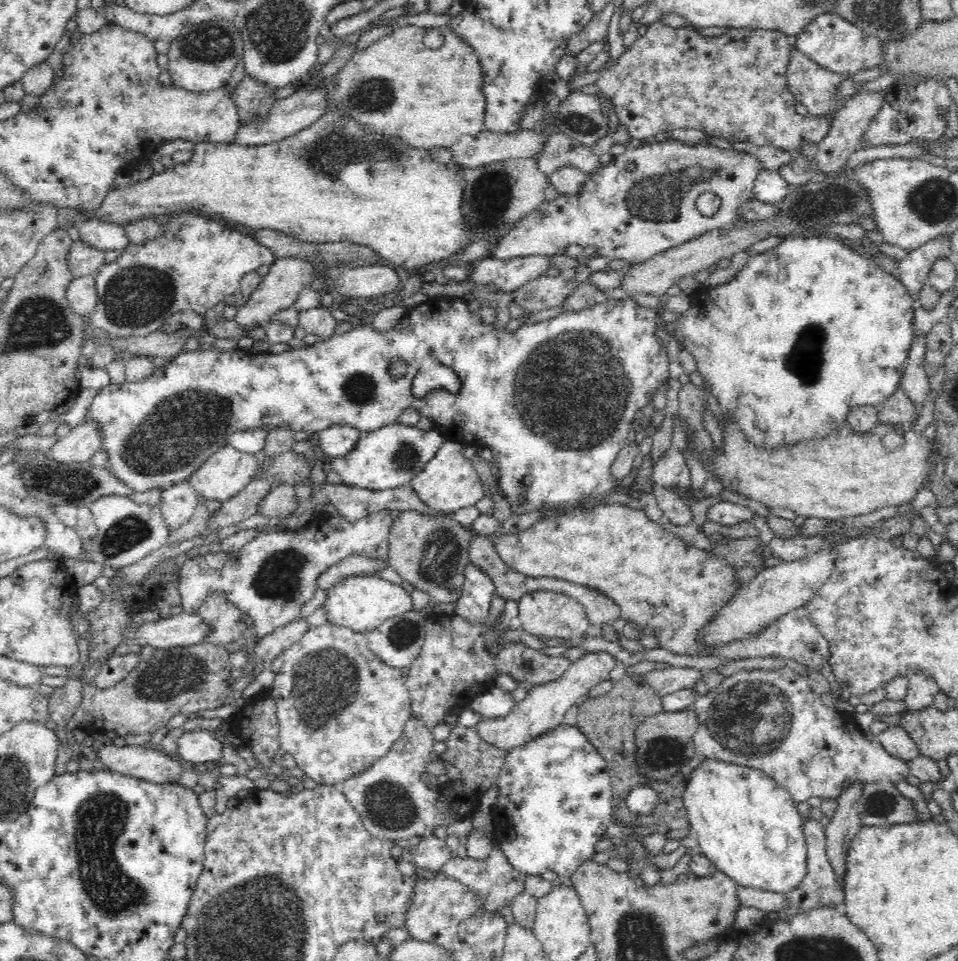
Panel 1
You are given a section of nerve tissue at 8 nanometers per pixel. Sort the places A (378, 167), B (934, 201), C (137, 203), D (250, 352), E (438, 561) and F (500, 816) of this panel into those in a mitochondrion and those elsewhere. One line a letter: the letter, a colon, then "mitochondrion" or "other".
A: mitochondrion
B: mitochondrion
C: other
D: other
E: mitochondrion
F: other

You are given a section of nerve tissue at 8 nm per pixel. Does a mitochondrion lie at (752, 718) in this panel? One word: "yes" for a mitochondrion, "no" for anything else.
yes

